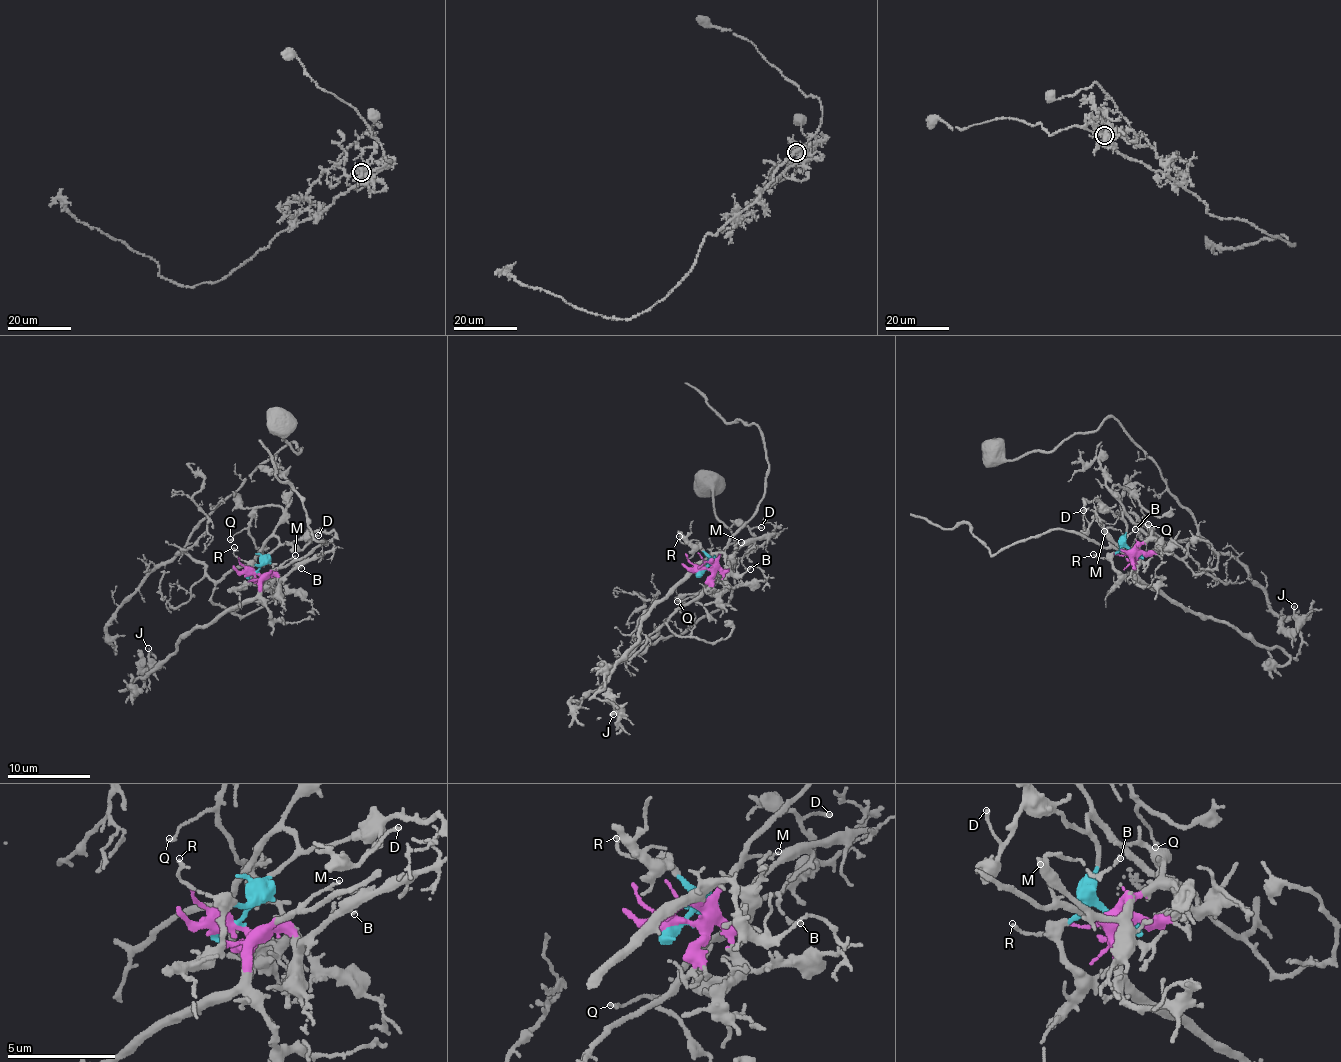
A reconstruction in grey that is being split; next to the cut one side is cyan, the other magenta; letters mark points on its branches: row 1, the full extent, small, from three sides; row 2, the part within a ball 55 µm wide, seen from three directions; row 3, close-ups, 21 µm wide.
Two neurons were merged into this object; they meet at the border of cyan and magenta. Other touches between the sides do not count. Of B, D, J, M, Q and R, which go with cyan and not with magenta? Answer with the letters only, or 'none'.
D, Q, R

